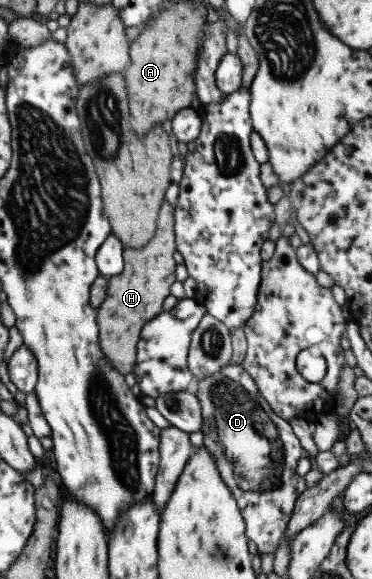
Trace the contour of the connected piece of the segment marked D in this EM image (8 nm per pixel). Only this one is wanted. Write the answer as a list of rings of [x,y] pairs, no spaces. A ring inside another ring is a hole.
[[[223,365],[220,371],[199,381],[195,394],[201,403],[204,447],[212,454],[222,479],[236,498],[245,521],[246,537],[256,543],[260,555],[274,553],[296,500],[307,488],[305,476],[297,472],[298,460],[305,449],[289,420],[274,413],[241,365]]]

